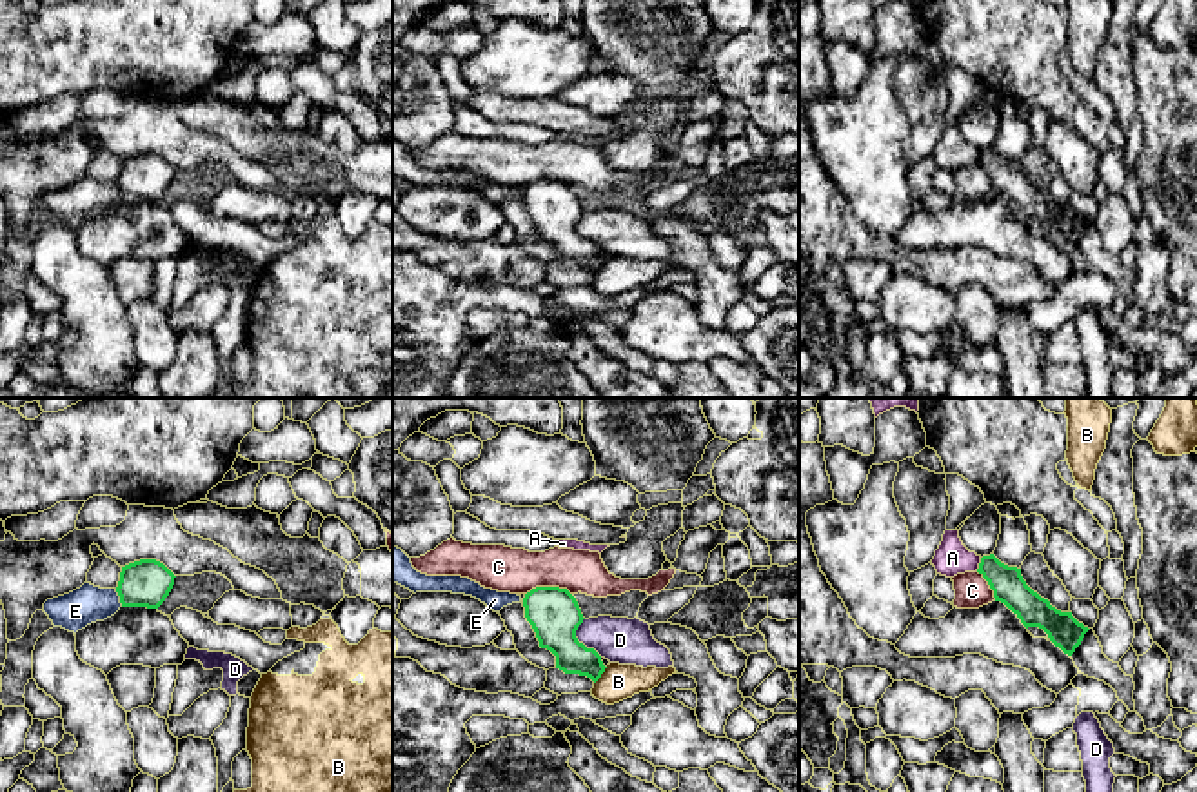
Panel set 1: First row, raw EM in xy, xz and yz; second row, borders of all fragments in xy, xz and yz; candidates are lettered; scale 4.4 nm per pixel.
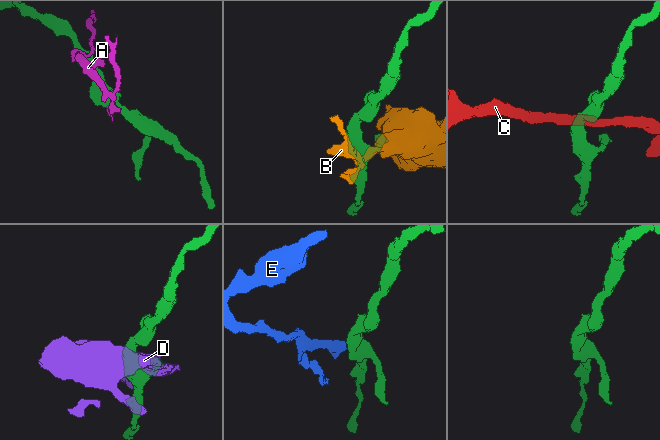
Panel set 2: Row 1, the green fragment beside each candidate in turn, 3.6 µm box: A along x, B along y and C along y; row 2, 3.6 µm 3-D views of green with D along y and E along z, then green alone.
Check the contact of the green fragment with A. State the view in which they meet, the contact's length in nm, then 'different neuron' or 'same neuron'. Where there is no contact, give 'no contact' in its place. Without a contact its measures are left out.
yz | 70 nm | different neuron

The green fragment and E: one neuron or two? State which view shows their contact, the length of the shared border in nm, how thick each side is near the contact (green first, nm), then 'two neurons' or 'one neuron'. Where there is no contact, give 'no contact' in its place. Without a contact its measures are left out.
meets green in xy; contact 90 nm long; 200 nm thick on the green side, 170 nm on the other; two neurons

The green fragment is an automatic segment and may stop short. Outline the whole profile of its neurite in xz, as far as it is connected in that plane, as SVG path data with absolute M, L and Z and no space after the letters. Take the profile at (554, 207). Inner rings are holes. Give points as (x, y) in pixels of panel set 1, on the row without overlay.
M536 180L525 187L523 200L539 240L556 249L556 262L565 267L587 269L594 276L601 271L607 262L601 249L576 231L585 211L567 182Z

